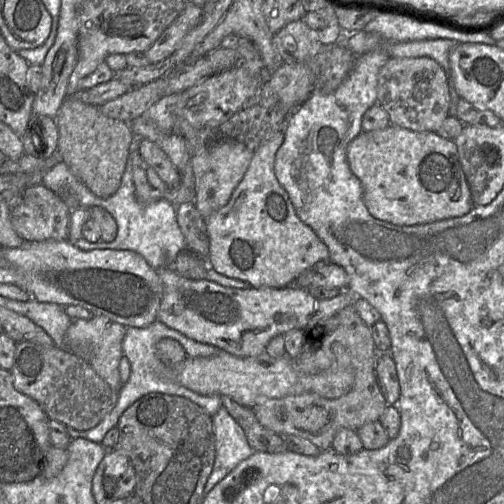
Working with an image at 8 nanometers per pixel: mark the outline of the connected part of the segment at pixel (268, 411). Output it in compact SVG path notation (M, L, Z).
M350 305L350 306L345 307L337 315L339 318L338 327L334 331L332 331L331 333L327 333L323 338L320 339L321 340L320 342L322 342L322 345L324 345L325 343L331 344L331 349L332 349L332 345L334 343L340 343L348 349L350 356L351 356L351 363L352 363L352 366L353 366L354 372L355 372L354 384L351 387L351 389L343 396L341 396L339 398L335 398L335 399L327 399L327 398L321 397L315 393L306 393L306 394L300 394L300 395L290 395L290 396L286 396L286 397L280 398L280 399L263 400L262 403L256 404L252 408L257 420L264 427L272 430L273 432L277 433L280 436L295 435L295 436L307 439L310 442L312 442L314 445L316 445L321 451L326 451L326 450L331 449L334 437L339 429L347 428L347 429L357 431L360 427L362 427L366 423L380 420L381 416L383 415L384 411L386 410L386 408L388 406L388 402L385 398L385 395L383 393L381 385L380 385L380 383L377 379L377 376L376 376L376 361L377 361L379 353L378 353L375 343L374 343L371 327L367 326L364 323L364 321L361 319L361 317L357 313L354 305Z

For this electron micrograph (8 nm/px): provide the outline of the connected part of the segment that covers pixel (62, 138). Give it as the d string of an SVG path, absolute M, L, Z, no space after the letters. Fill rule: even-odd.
M67 97L54 121L58 127L57 150L70 172L94 195L108 198L118 190L130 154L133 133L129 124L104 116L100 108Z

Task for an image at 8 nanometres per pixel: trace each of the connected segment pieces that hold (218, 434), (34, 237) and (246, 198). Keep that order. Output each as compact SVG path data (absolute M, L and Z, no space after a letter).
M223 407L212 416L212 422L215 434L215 462L204 489L205 497L254 452L241 426Z
M43 184L27 187L11 209L11 225L26 242L68 240L71 210L62 198Z
M279 131L254 152L254 156L228 203L205 219L209 235L208 267L230 278L250 284L252 288L283 288L295 285L295 281L307 270L327 262L328 248L313 229L297 216L286 190L275 175L275 157L284 141Z

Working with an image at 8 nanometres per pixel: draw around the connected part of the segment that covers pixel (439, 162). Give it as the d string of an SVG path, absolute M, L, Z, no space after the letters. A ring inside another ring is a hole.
M391 124L380 130L362 131L349 143L346 157L351 171L361 181L369 212L381 221L414 226L460 217L474 207L454 140L442 138L436 132L415 132Z

